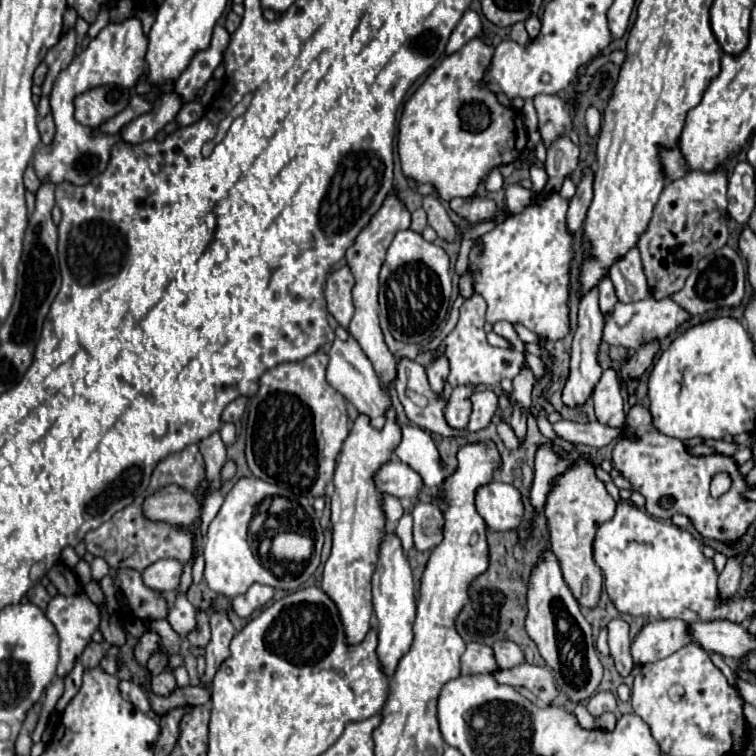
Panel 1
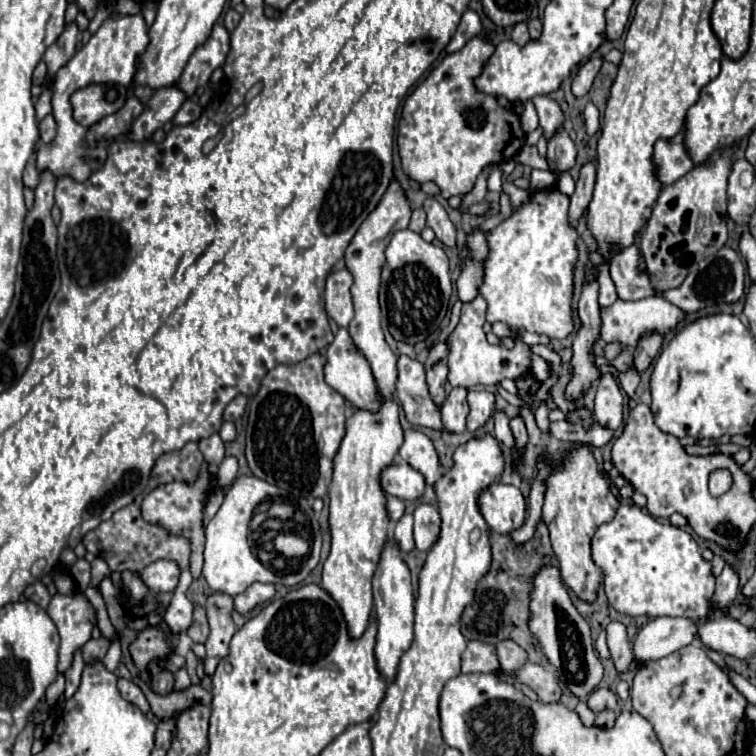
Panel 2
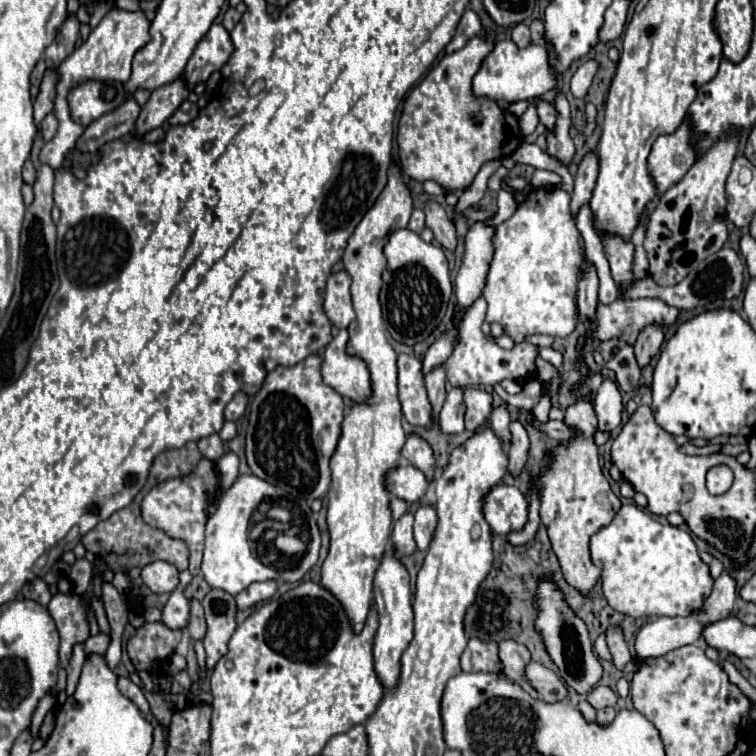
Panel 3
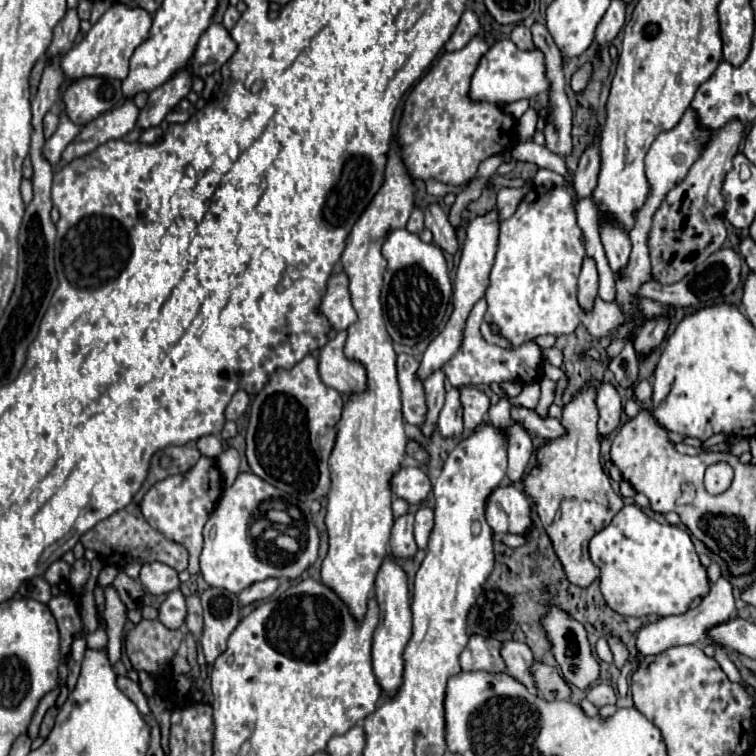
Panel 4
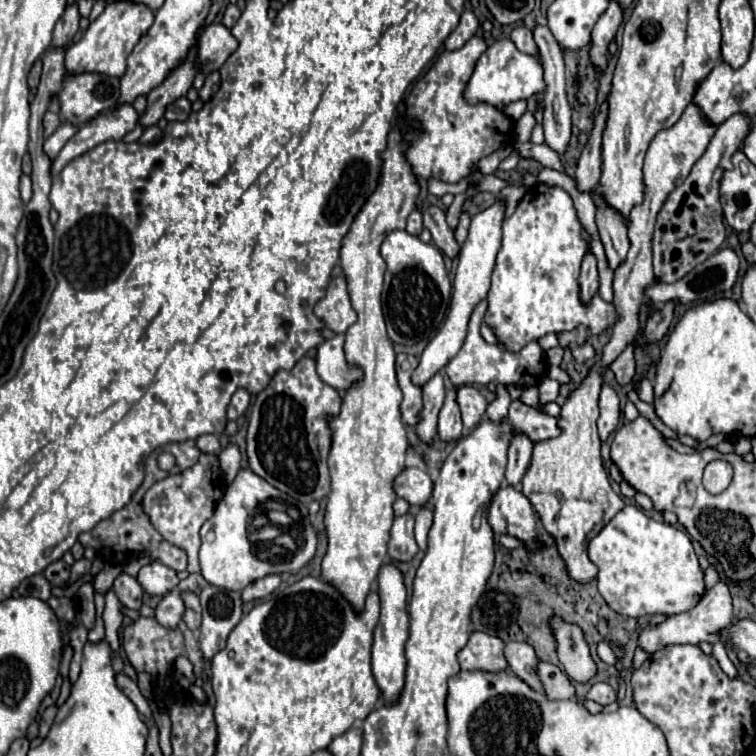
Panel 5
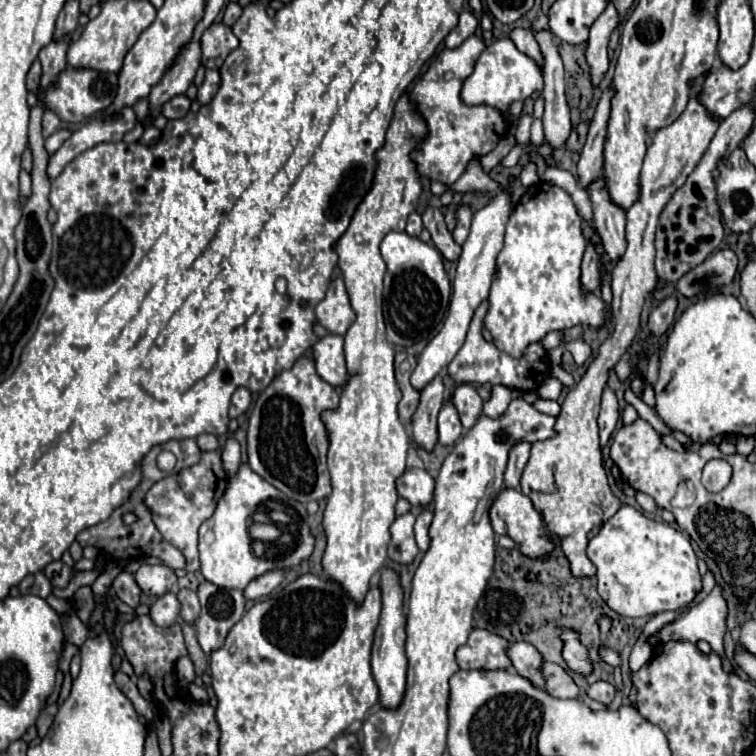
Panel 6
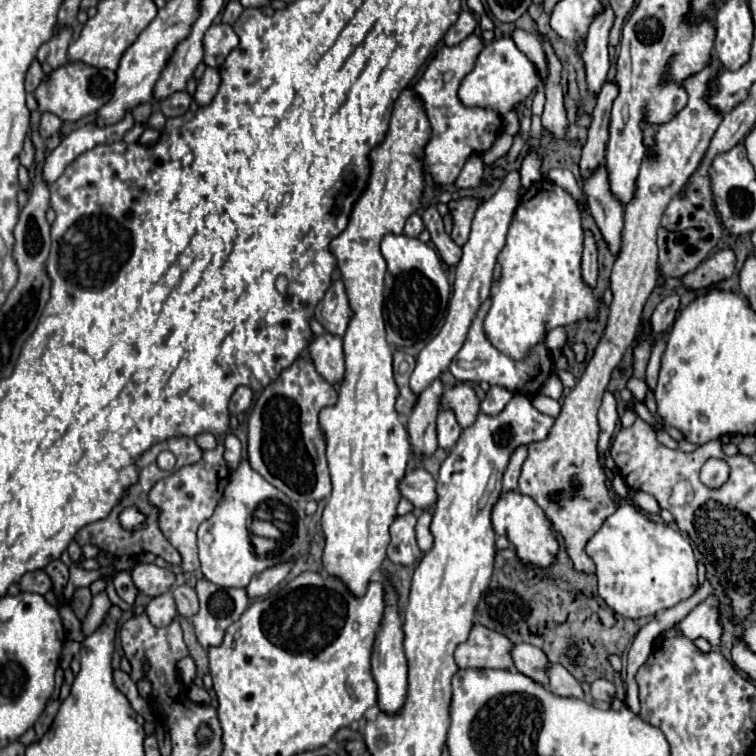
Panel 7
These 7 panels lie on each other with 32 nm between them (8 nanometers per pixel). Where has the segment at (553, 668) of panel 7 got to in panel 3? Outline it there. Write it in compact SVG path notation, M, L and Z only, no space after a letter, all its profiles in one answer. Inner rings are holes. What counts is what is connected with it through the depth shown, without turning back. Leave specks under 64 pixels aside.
M530 662L524 668L524 678L532 684L532 688L538 692L538 698L544 702L556 702L566 696L566 688L560 684L556 672L538 662Z

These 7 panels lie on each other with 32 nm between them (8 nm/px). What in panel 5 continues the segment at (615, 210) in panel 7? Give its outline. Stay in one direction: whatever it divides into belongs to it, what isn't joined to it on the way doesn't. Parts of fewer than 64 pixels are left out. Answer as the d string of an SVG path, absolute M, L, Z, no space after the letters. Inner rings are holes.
M592 194L592 196L594 196L594 202L598 206L596 224L598 224L600 240L604 244L610 268L616 270L626 260L626 254L630 250L630 240L628 240L626 224L624 224L624 220L622 220L622 216L618 212L608 208L604 204L604 200L600 200L600 196L596 196L596 194Z

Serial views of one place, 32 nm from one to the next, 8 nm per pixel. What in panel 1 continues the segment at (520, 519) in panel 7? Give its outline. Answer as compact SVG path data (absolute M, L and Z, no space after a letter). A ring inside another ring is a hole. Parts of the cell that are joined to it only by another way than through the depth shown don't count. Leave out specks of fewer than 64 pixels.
M492 480L476 490L476 510L480 512L488 528L504 532L518 528L524 506L520 492L512 484Z

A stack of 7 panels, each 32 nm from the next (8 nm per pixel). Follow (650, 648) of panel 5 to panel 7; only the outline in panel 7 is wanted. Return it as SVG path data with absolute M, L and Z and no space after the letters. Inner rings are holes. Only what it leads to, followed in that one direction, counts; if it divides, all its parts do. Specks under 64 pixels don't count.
M710 594L700 606L696 606L686 618L682 618L676 628L682 636L690 638L692 642L696 638L704 638L710 642L712 648L720 648L720 638L722 638L722 622L720 622L722 610L720 610L720 600L716 594Z

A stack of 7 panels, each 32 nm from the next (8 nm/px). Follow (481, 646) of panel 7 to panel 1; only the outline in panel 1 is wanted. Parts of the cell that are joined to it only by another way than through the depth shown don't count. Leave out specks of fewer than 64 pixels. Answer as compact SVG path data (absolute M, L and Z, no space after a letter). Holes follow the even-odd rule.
M472 642L466 646L466 652L462 656L462 674L490 674L496 672L498 664L492 656L492 648L480 642Z

